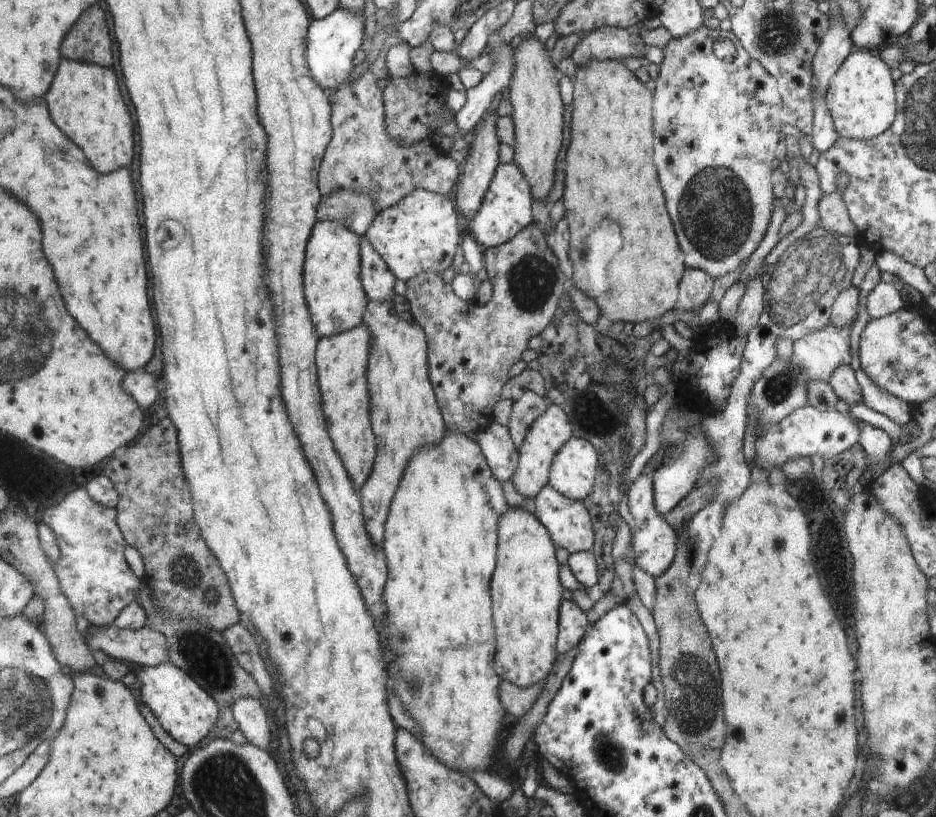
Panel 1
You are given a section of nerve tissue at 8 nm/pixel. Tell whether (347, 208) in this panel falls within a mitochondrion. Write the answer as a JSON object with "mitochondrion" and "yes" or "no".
{"mitochondrion":"yes"}

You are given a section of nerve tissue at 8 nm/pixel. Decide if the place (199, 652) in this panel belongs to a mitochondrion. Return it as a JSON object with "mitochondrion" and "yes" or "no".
{"mitochondrion":"yes"}

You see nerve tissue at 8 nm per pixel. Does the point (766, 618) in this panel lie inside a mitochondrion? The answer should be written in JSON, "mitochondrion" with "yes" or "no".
{"mitochondrion":"no"}

